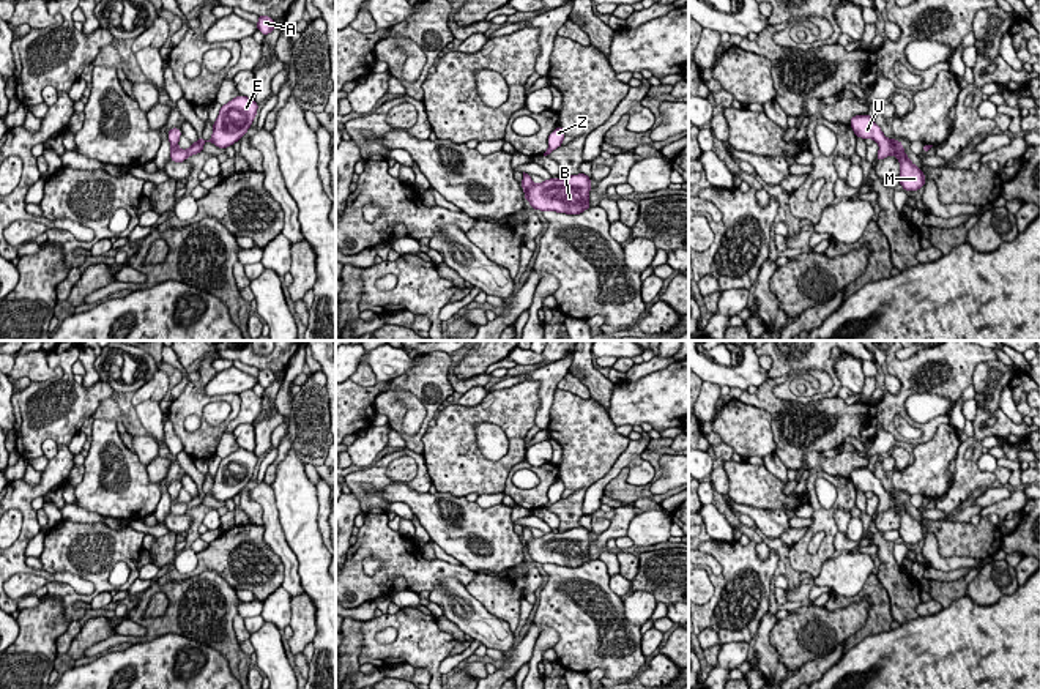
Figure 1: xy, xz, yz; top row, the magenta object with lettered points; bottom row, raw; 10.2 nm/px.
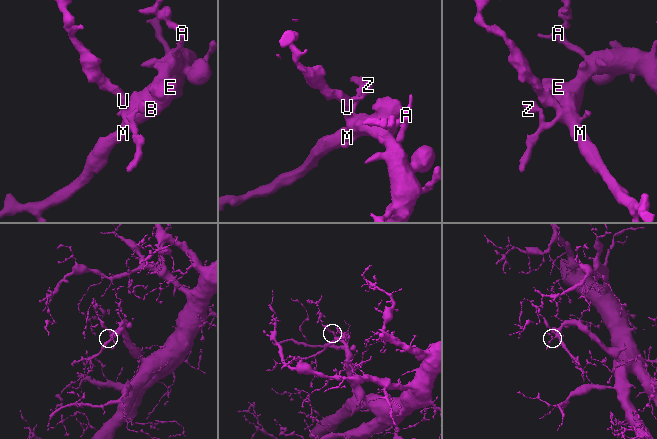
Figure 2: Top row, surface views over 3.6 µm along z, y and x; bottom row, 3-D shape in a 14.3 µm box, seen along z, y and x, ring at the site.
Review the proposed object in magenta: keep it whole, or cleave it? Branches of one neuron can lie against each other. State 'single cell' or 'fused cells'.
single cell

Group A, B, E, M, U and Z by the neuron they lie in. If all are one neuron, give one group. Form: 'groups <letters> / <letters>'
groups A B E M U Z

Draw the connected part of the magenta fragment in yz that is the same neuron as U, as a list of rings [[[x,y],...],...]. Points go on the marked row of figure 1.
[[[868,114],[854,115],[849,126],[857,137],[873,139],[879,143],[876,161],[881,161],[890,155],[895,155],[898,158],[901,166],[898,178],[904,191],[919,191],[925,184],[927,178],[923,177],[923,172],[906,156],[901,142],[887,139]]]

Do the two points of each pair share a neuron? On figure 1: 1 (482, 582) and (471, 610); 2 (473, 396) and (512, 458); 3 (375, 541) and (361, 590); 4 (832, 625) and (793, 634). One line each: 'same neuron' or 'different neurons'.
1: different neurons
2: different neurons
3: same neuron
4: same neuron

